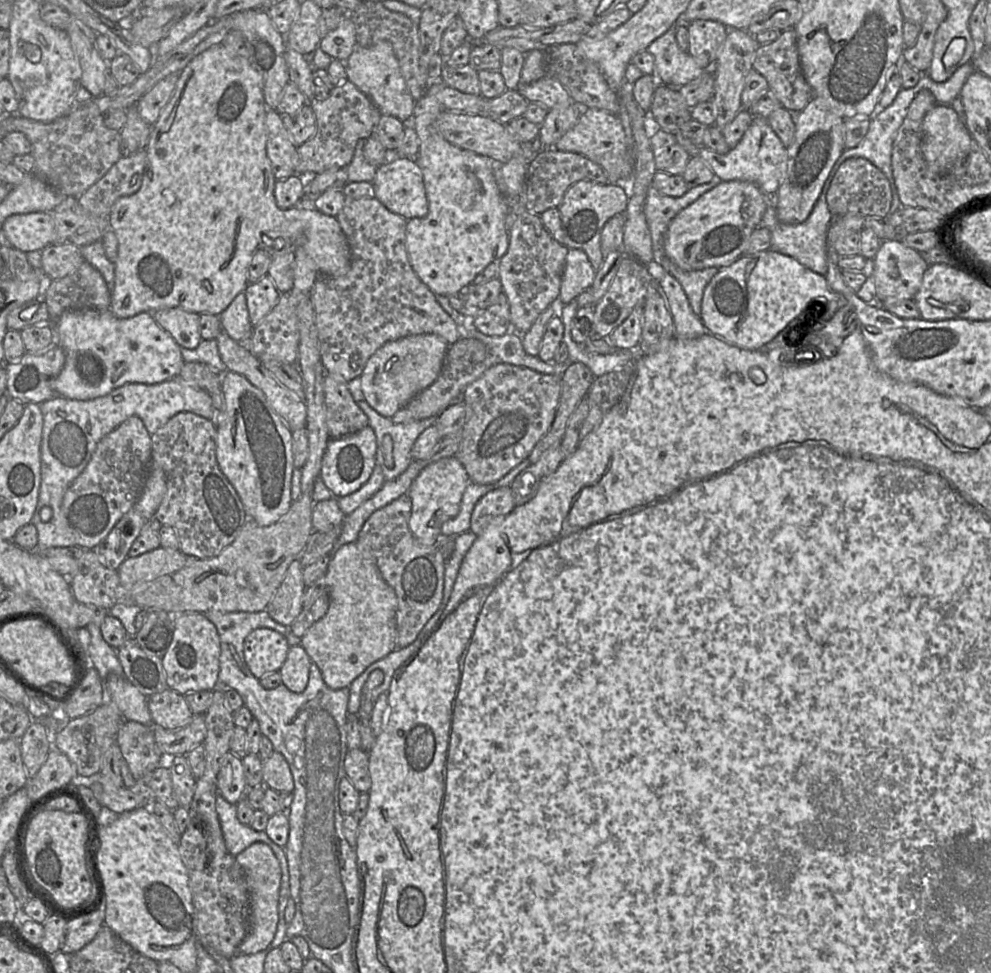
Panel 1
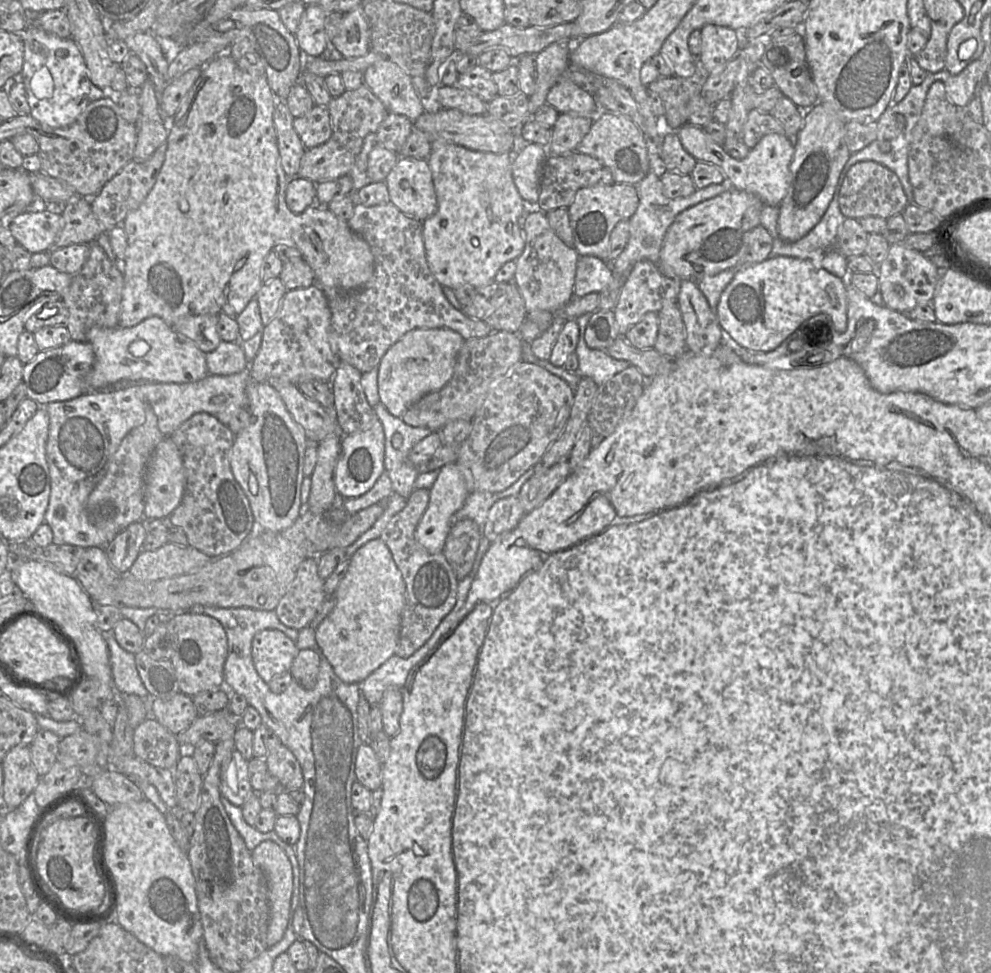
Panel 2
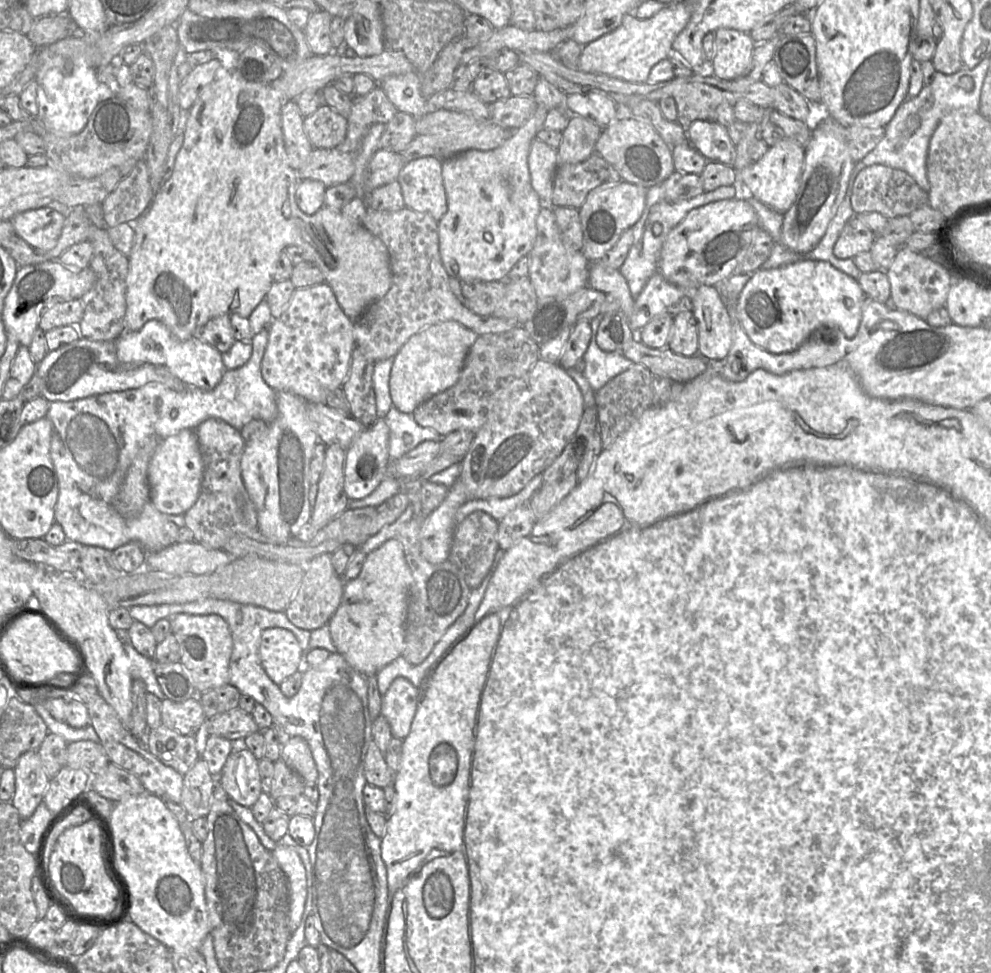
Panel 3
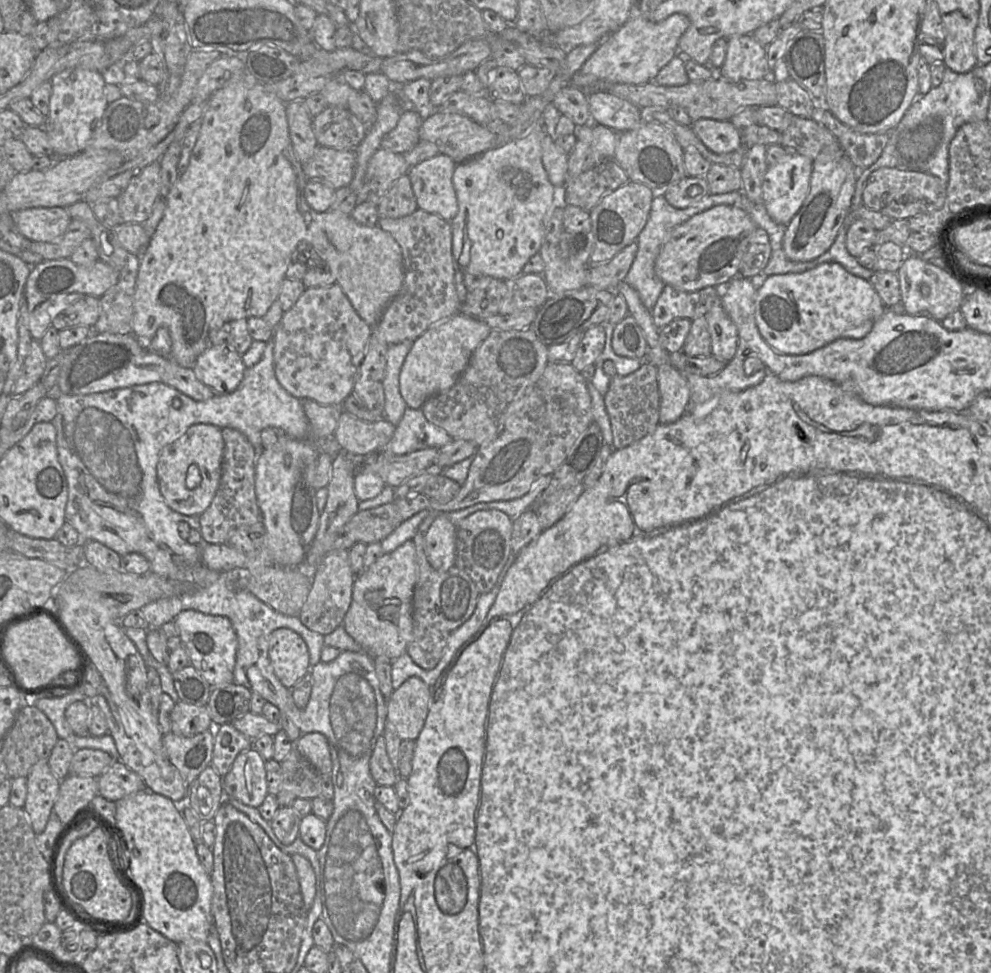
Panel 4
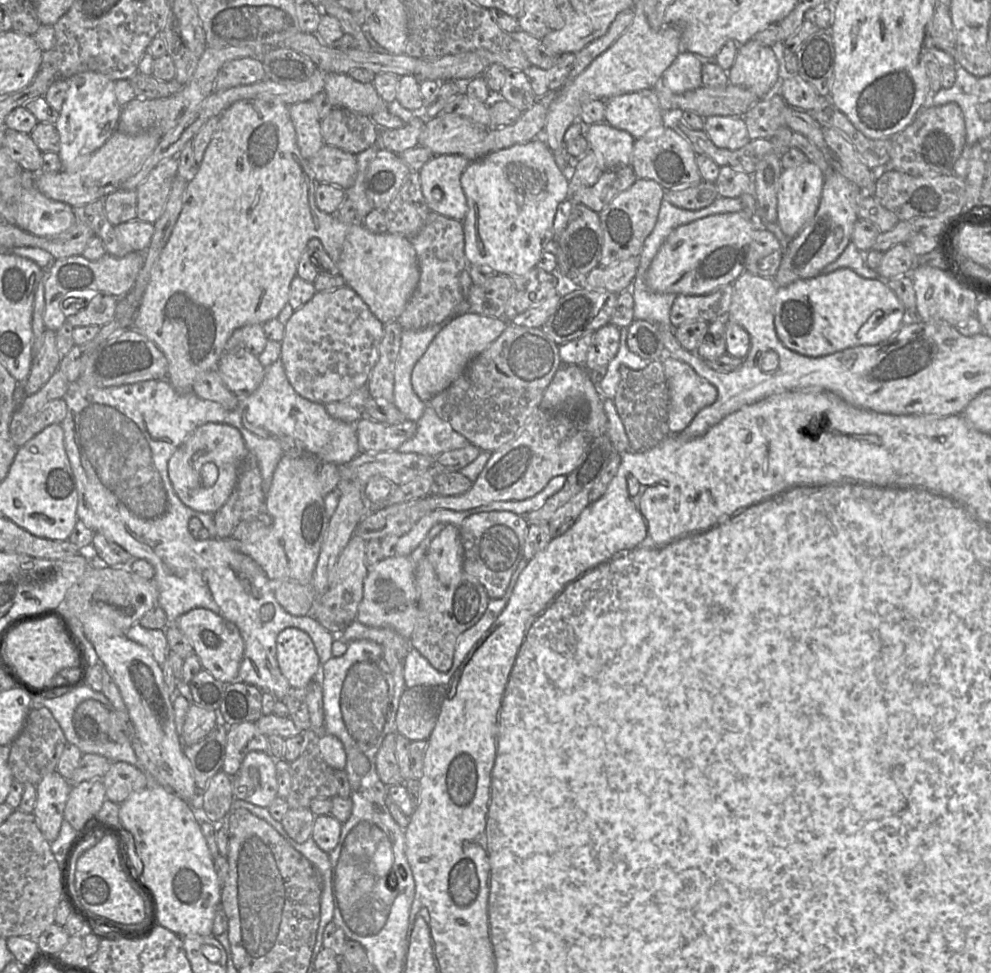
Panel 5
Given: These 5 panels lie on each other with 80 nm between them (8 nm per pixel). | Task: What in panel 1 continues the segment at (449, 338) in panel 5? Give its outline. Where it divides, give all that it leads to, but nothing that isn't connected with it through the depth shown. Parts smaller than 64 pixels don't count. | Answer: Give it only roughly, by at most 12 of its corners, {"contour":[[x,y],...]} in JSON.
{"contour":[[435,334],[386,342],[360,375],[391,418],[435,382],[449,348]]}

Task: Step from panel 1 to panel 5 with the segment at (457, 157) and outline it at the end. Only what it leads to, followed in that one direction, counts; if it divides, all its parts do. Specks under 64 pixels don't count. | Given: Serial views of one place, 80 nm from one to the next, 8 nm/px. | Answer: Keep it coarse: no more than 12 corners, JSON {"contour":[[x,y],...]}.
{"contour":[[542,137],[472,161],[468,263],[535,268],[571,194]]}

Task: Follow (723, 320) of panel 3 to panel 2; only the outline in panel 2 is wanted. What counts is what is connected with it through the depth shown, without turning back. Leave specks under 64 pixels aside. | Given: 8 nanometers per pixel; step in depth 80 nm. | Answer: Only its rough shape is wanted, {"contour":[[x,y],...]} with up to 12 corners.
{"contour":[[680,281],[687,351],[712,354],[726,334],[697,282]]}

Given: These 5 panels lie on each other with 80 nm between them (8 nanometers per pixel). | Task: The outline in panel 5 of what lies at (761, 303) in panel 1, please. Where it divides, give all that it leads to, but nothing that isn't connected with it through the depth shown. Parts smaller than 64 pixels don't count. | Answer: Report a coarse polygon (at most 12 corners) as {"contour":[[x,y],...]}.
{"contour":[[849,268],[778,287],[788,349],[821,357],[904,324],[885,280]]}

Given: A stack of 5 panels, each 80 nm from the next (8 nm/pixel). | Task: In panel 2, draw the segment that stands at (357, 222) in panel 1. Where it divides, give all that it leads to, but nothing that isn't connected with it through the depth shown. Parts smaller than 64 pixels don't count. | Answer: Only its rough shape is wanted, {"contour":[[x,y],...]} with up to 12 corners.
{"contour":[[387,203],[347,223],[375,265],[327,293],[329,344],[362,374],[414,329],[495,332],[445,297],[422,221]]}

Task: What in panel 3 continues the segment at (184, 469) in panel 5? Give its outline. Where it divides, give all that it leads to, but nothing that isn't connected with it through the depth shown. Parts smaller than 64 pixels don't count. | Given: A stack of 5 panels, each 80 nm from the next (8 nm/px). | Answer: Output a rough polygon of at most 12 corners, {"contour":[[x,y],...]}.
{"contour":[[194,429],[163,439],[147,471],[167,515],[196,502],[203,459]]}

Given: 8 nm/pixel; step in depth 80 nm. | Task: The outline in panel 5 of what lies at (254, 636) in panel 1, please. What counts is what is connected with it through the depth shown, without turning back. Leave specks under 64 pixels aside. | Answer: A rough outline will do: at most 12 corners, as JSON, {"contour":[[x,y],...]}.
{"contour":[[278,634],[276,657],[292,688],[306,688],[322,666],[311,638]]}

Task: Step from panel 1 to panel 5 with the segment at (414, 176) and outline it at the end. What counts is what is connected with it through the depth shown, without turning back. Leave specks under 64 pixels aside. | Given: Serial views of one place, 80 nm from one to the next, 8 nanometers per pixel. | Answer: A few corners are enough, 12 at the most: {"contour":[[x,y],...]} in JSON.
{"contour":[[432,156],[418,171],[432,212],[462,221],[472,161]]}

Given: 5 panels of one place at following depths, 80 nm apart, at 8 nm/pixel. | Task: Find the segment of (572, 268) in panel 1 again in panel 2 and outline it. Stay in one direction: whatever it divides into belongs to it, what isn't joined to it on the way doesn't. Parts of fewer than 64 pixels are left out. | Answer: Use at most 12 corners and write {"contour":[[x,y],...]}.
{"contour":[[580,255],[573,297],[599,293],[614,278],[611,265]]}

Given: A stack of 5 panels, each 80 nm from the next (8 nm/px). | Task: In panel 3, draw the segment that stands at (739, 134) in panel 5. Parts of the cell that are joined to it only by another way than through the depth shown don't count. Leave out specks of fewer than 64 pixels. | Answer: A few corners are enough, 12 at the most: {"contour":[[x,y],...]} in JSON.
{"contour":[[697,120],[690,145],[708,161],[733,166],[736,146],[725,126]]}

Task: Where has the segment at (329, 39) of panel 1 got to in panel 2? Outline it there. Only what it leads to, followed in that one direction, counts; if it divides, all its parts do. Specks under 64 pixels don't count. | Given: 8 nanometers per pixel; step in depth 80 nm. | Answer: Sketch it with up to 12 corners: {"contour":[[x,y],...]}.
{"contour":[[362,6],[343,15],[331,40],[343,58],[370,51],[370,30]]}

